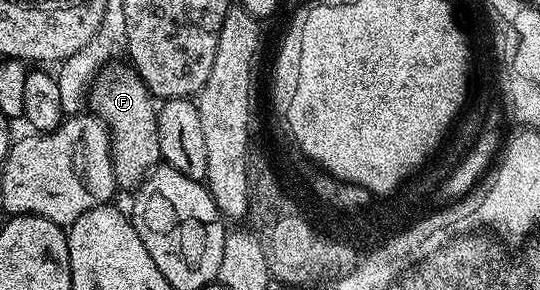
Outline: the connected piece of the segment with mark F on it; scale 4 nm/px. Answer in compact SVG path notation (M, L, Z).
M124 66L113 74L106 73L98 79L89 93L89 108L107 125L111 133L111 161L115 182L120 189L134 190L143 183L147 173L160 163L159 139L157 138L156 105L134 68Z

